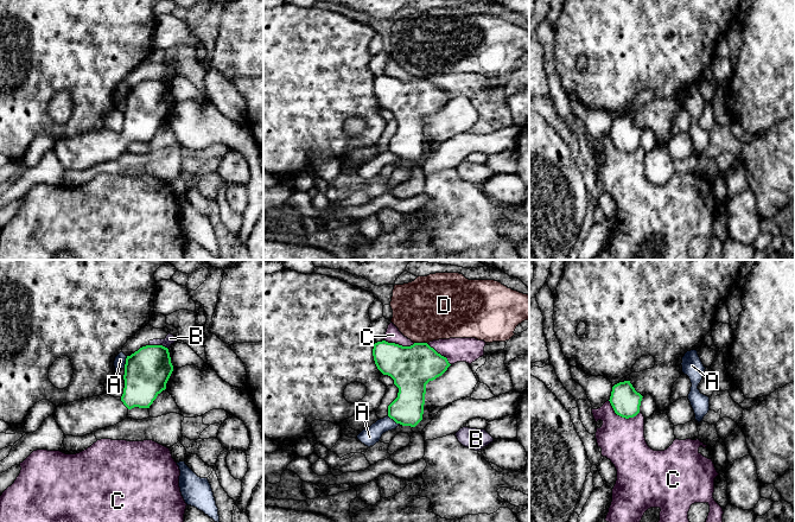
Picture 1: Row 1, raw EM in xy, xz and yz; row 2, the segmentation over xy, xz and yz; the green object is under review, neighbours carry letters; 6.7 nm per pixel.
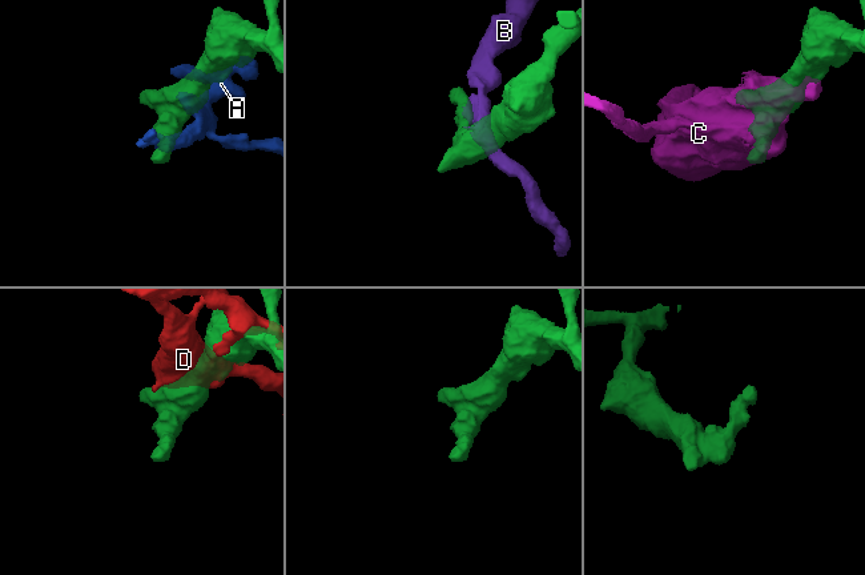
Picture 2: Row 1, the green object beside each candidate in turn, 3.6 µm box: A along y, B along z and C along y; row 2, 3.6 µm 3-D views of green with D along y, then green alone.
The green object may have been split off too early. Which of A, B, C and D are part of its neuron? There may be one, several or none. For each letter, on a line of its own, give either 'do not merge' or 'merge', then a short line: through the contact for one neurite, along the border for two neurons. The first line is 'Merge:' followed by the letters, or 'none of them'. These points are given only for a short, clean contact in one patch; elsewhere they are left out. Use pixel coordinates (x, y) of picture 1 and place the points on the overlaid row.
Merge: none of them
A: do not merge
B: do not merge
C: do not merge
D: do not merge

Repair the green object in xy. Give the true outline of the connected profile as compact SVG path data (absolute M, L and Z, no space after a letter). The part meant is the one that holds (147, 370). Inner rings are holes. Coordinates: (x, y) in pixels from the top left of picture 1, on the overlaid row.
M142 346L126 358L121 397L104 393L63 403L56 407L55 420L65 435L72 437L84 437L114 426L127 418L129 409L150 408L157 396L166 389L172 371L167 348Z

